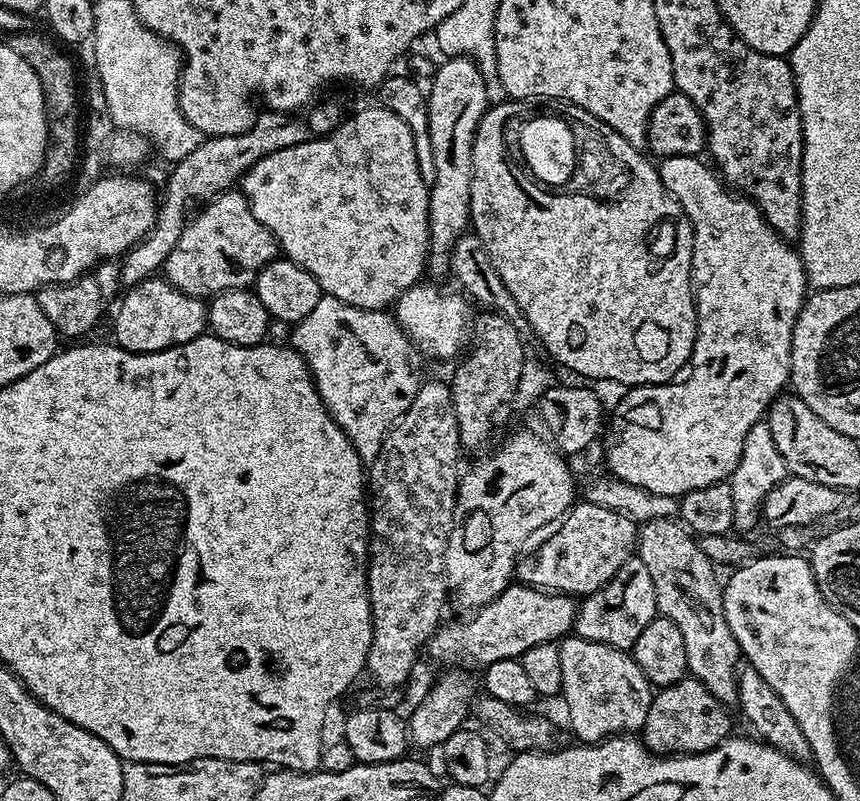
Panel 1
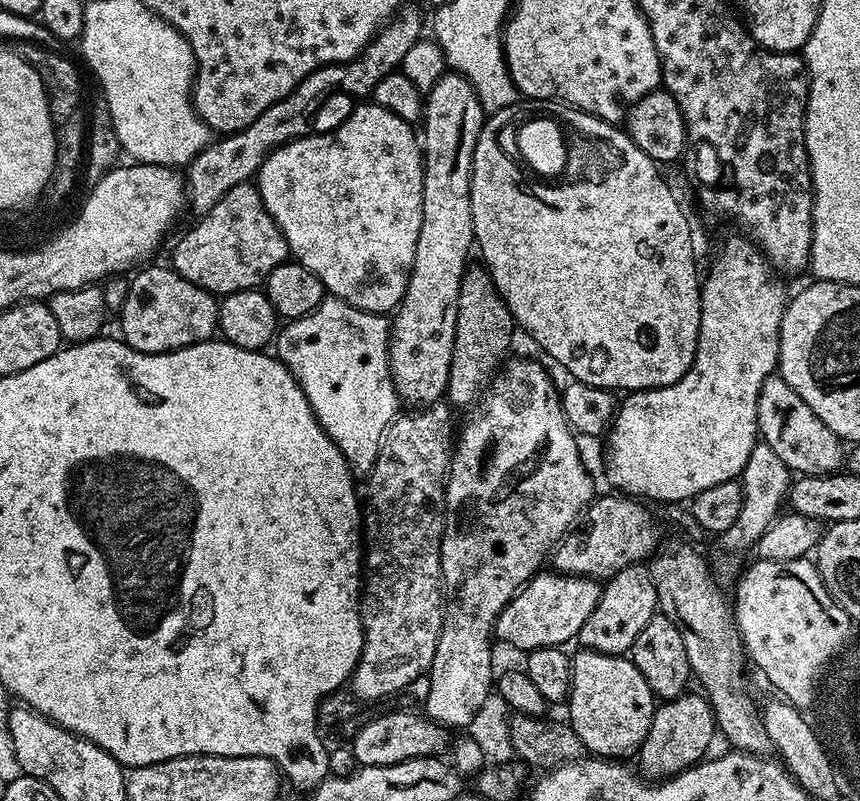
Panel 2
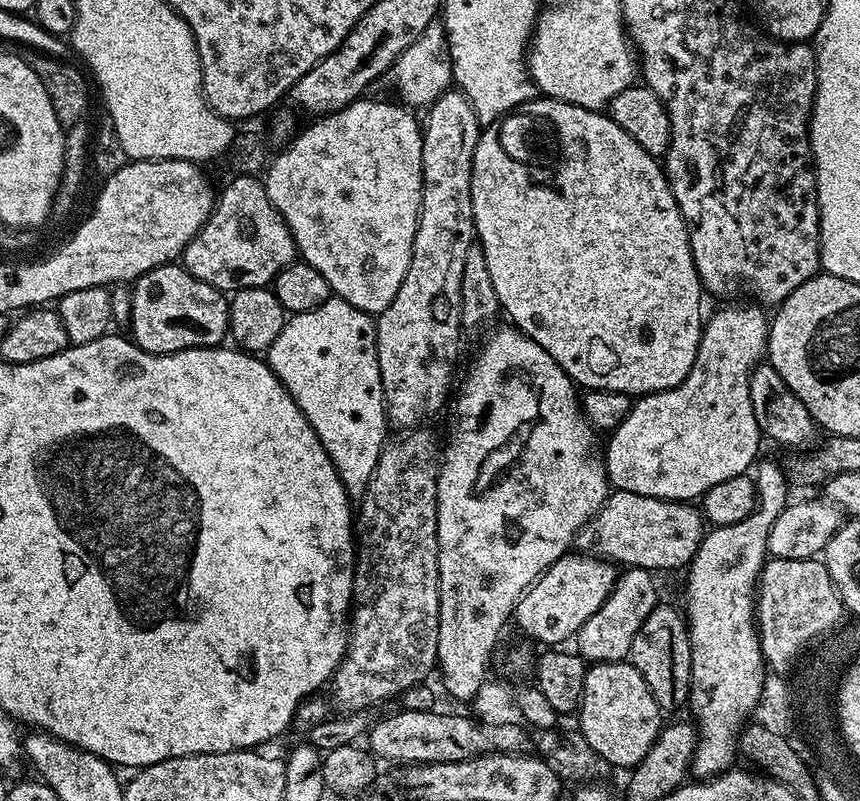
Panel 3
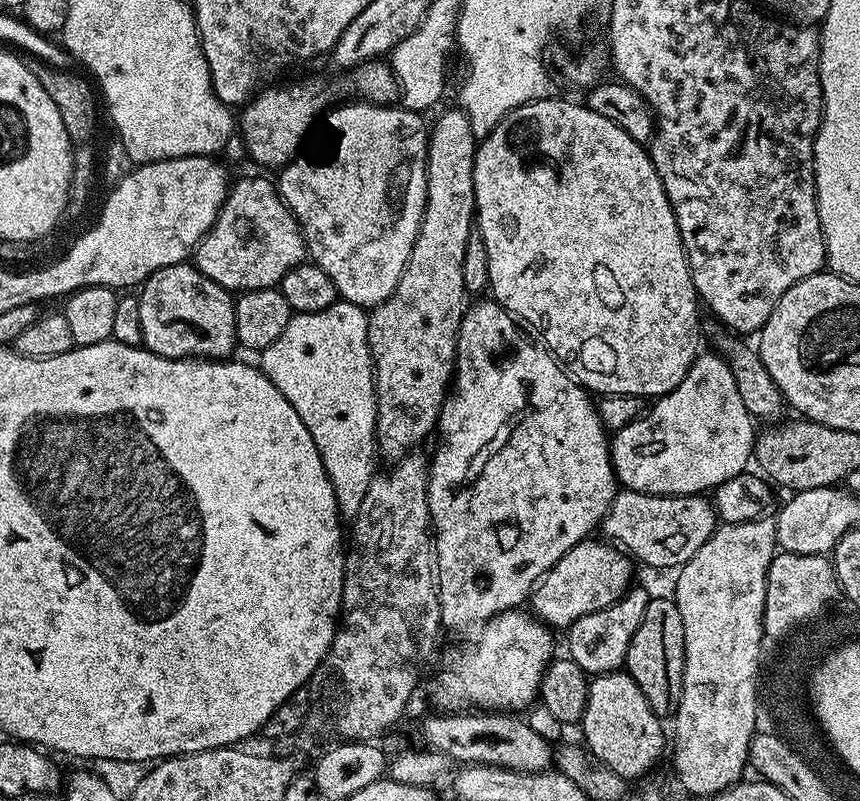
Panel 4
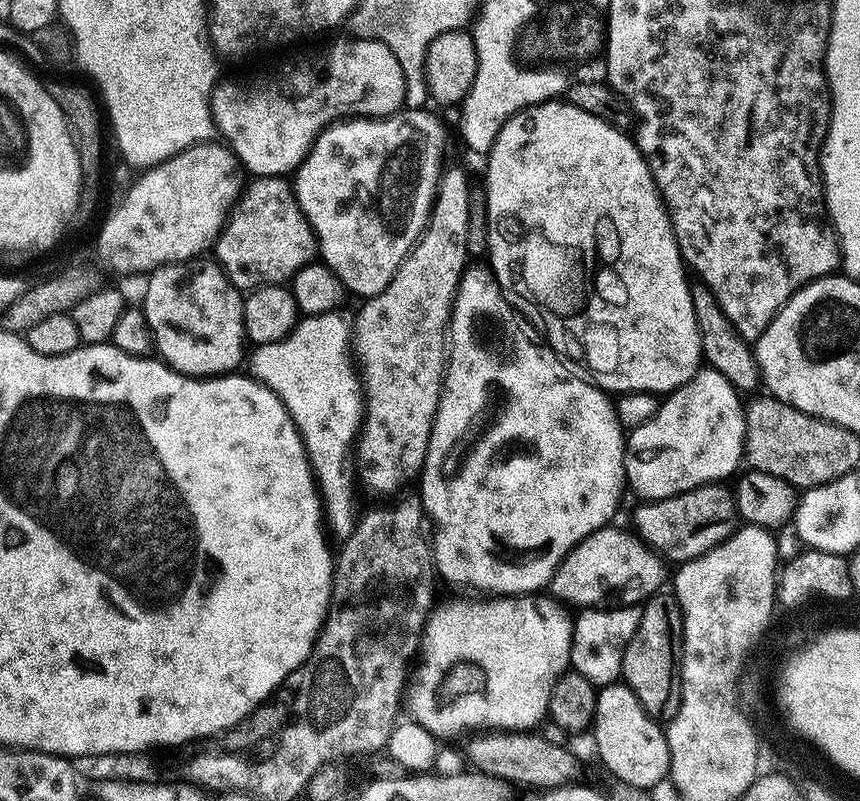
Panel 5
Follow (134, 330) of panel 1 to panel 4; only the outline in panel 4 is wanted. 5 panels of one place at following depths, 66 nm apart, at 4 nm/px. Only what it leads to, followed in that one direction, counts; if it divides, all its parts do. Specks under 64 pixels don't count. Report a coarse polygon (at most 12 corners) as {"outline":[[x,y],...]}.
{"outline":[[195,263],[139,289],[143,347],[233,355],[236,302]]}

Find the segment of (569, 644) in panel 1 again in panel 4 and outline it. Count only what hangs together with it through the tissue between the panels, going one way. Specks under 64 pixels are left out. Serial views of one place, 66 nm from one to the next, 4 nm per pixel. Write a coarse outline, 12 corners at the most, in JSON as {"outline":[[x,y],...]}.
{"outline":[[627,671],[588,682],[583,743],[627,782],[664,752]]}

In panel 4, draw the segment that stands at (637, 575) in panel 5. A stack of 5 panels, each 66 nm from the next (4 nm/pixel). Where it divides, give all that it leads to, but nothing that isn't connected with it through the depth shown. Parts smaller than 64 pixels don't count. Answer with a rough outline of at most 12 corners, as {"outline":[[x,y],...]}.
{"outline":[[580,540],[540,577],[531,611],[567,630],[624,596],[633,557]]}

